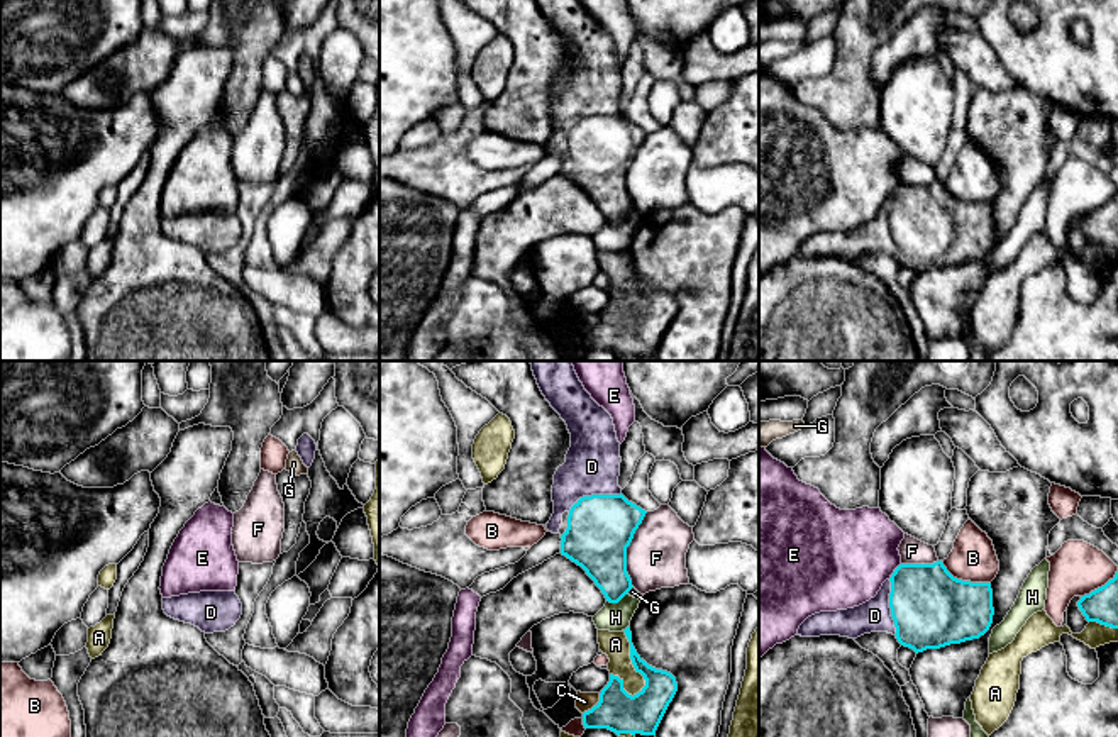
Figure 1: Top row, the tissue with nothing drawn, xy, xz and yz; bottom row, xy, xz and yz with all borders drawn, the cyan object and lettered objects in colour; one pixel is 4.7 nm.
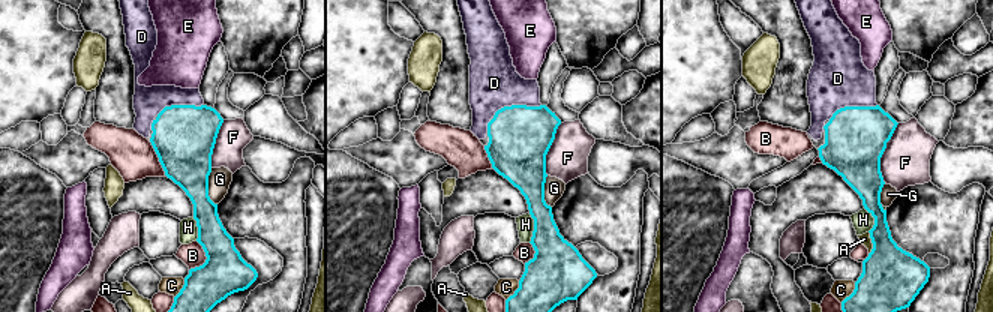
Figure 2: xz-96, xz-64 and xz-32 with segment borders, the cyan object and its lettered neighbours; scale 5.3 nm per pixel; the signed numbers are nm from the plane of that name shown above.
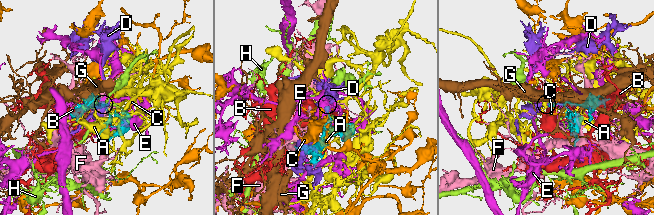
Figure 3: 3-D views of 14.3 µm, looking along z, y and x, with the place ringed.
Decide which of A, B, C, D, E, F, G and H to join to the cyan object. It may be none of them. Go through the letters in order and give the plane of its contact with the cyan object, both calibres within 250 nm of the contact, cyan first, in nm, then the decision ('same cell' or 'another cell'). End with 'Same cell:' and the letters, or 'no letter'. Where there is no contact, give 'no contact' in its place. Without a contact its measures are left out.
A: contact in xz; calibres 200 and 130 nm; another cell
B: contact in yz; calibres 360 and 220 nm; another cell
C: contact in xz; calibres 200 and 90 nm; another cell
D: contact in xz; calibres 320 and 260 nm; same cell
E: contact in yz; calibres 360 and 440 nm; another cell
F: contact in xz; calibres 320 and 280 nm; another cell
G: contact in xz; calibres 260 and 40 nm; another cell
H: contact in xz; calibres 240 and 140 nm; another cell
Same cell: D

